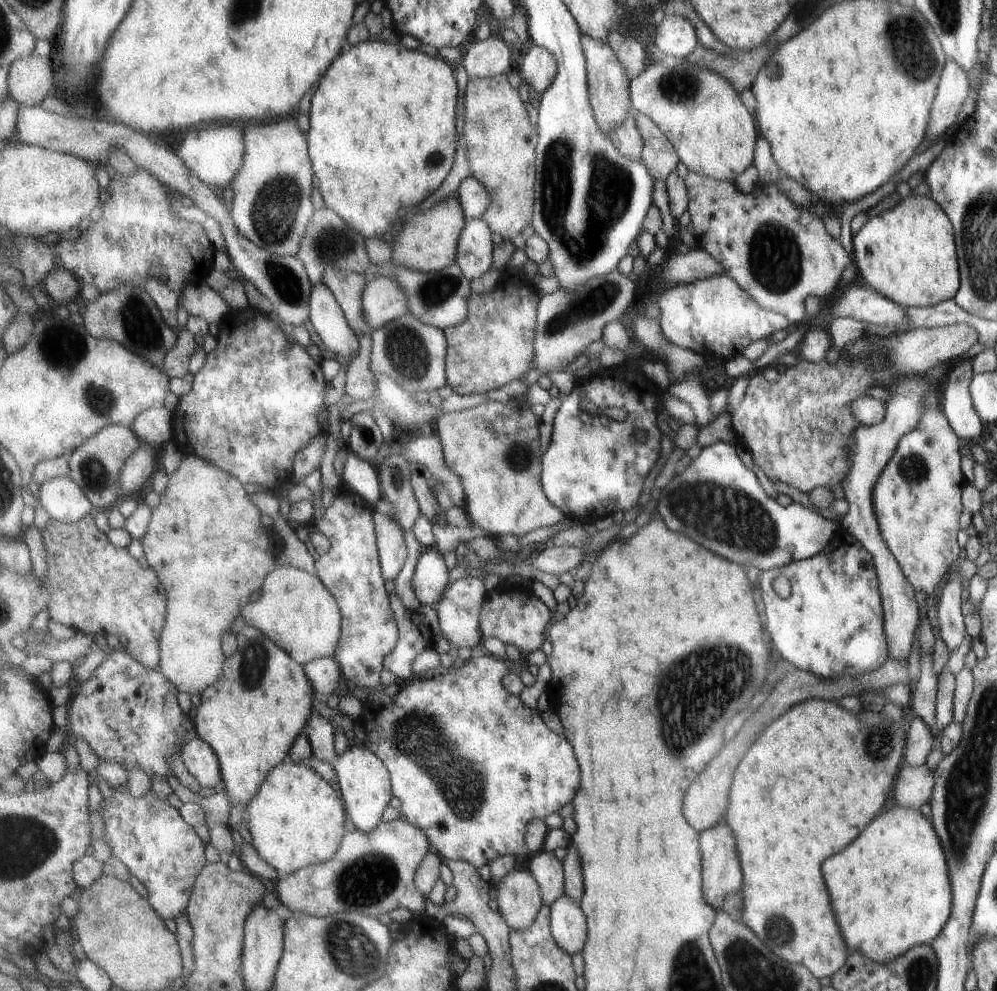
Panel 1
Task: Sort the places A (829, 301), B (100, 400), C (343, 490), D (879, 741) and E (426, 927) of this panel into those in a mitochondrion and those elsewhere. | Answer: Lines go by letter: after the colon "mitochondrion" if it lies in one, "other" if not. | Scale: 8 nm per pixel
A: other
B: mitochondrion
C: other
D: mitochondrion
E: other

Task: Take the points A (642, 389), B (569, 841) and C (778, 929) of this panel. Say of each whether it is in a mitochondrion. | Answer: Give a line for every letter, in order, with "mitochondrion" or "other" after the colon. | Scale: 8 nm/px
A: other
B: other
C: mitochondrion

